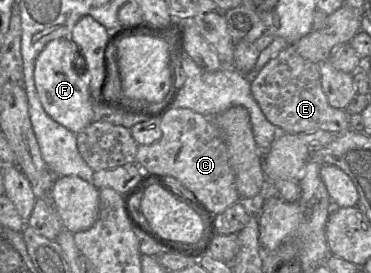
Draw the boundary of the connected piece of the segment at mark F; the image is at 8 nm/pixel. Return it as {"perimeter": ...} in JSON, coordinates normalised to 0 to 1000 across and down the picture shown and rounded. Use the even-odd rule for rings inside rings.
{"perimeter":[[[156,139],[127,158],[100,205],[92,245],[94,319],[119,403],[202,491],[256,447],[253,374],[235,311],[235,267],[210,253],[213,212],[226,234],[213,172],[189,139]]]}

